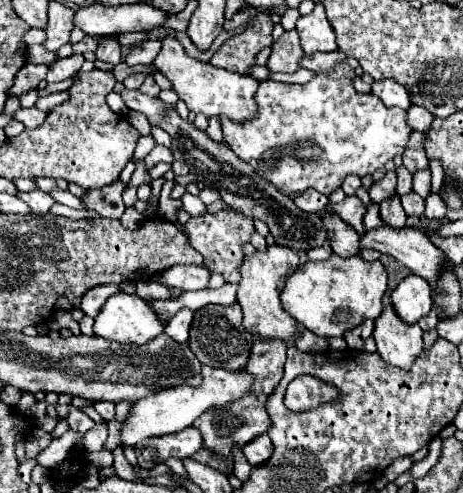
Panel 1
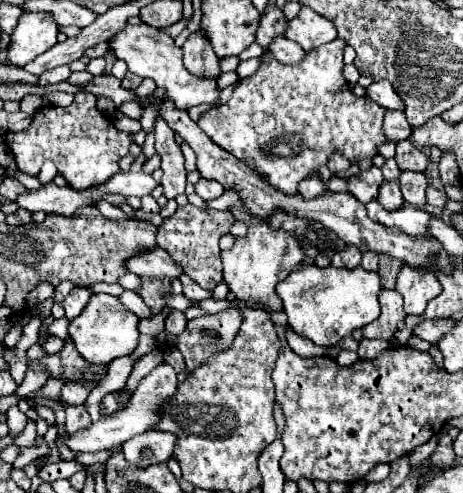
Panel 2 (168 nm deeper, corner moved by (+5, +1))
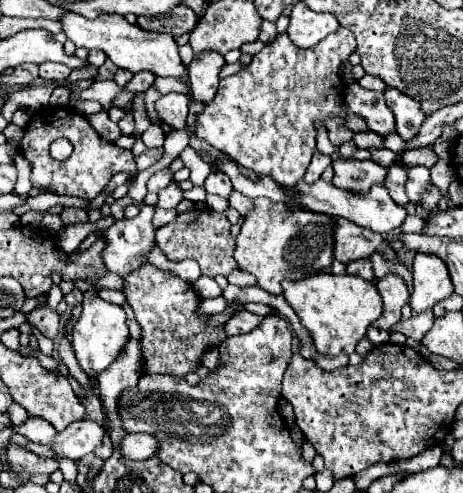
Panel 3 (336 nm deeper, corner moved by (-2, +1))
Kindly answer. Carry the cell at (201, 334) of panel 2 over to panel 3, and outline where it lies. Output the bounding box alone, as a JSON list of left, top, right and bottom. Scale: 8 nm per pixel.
[225,310,263,334]

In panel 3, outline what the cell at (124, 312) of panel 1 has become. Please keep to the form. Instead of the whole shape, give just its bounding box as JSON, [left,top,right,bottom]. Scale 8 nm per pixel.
[73,290,127,378]

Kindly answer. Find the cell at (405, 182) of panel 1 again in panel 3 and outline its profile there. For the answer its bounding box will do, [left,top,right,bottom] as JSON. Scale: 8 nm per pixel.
[369,148,395,168]

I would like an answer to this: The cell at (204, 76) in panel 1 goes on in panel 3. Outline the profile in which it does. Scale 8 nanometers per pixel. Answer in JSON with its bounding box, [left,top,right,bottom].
[59,12,187,76]

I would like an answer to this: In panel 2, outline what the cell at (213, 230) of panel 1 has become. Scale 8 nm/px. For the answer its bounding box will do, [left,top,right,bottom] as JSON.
[156,204,236,290]

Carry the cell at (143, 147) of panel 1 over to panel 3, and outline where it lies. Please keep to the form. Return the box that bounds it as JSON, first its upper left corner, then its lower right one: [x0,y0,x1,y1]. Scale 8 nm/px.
[141,126,165,148]

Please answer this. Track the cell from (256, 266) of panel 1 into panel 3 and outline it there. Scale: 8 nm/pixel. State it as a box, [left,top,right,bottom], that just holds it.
[235,198,335,294]

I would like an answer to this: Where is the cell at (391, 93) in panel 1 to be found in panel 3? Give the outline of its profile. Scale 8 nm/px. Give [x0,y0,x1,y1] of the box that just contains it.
[385,88,425,140]

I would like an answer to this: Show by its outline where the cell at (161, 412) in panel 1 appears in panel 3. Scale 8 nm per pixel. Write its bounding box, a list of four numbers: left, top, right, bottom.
[53,420,103,460]

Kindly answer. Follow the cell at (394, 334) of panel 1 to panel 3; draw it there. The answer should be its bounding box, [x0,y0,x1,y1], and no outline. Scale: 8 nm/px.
[371,274,409,332]

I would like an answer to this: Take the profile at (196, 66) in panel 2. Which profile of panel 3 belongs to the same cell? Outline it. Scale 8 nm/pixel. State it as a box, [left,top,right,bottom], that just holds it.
[189,52,225,102]

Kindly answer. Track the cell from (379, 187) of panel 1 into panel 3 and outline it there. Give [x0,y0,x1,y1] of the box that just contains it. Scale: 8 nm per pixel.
[333,158,387,192]

